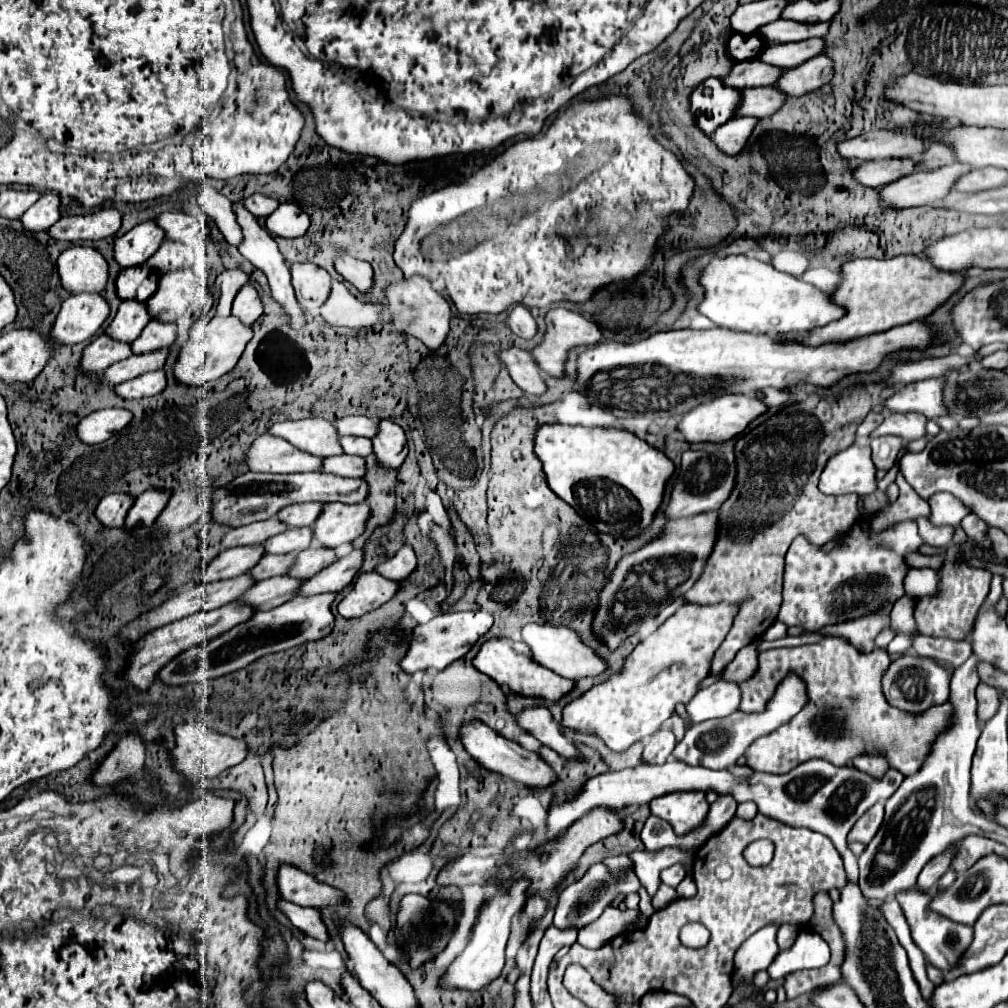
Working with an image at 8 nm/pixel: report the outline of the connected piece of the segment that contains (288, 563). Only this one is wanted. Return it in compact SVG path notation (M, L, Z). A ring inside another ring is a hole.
M265 555L251 571L247 571L255 581L263 581L275 575L285 575L295 563L295 555Z

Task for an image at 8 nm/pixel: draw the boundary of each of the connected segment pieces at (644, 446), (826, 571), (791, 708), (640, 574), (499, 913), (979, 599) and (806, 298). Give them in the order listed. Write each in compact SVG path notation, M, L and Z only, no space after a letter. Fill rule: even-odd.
M559 423L543 425L535 435L535 453L543 463L547 483L555 495L579 511L579 515L599 533L625 539L643 533L653 523L655 513L663 501L665 485L675 473L675 465L665 453L623 429L589 429L581 425L571 427Z
M861 517L857 523L847 531L843 537L835 541L835 547L831 551L825 551L819 545L813 545L805 535L795 537L787 551L785 559L785 587L783 587L783 605L779 611L779 621L787 627L797 625L805 631L819 631L825 625L837 625L843 621L859 619L865 615L871 615L883 607L883 603L895 603L899 597L905 595L903 579L907 577L909 565L905 561L907 553L919 551L923 545L923 539L919 535L919 527L915 519L907 519L901 523L895 523L883 531L871 529L871 517Z
M789 671L789 675L785 675L785 679L775 689L775 693L773 693L773 697L767 703L763 713L735 711L733 715L727 715L723 719L709 719L709 721L703 721L703 723L695 723L695 725L691 725L691 729L687 729L683 741L677 743L673 757L687 763L687 765L701 765L701 767L707 767L707 769L727 769L727 767L737 763L737 759L747 751L747 747L755 739L769 735L771 731L785 725L805 705L807 705L805 681L801 677L797 677L797 673Z
M707 511L689 519L669 521L659 539L623 557L599 593L599 609L593 621L595 635L601 637L609 649L615 649L625 637L633 635L643 621L655 617L663 607L673 603L671 599L689 591L701 577L717 535L719 511Z
M511 879L507 889L503 889L497 897L489 899L485 907L481 907L477 925L473 929L473 939L469 941L465 951L451 963L449 973L443 977L445 985L477 991L477 989L483 989L485 985L489 985L495 977L499 977L499 973L503 969L503 961L505 961L505 943L509 937L511 917L523 905L523 893L525 893L527 885L529 883L525 879Z
M969 541L965 545L947 545L945 549L945 565L939 569L941 573L941 595L937 597L923 597L917 601L915 607L915 621L921 635L929 637L949 637L949 639L967 639L971 627L975 623L977 611L989 593L991 573L987 569L971 569L967 567L965 559L973 557L971 547L975 543Z
M731 255L725 259L713 257L703 271L701 283L707 293L699 303L699 311L725 329L767 335L805 335L847 313L833 303L829 293L777 271L771 263L747 255Z

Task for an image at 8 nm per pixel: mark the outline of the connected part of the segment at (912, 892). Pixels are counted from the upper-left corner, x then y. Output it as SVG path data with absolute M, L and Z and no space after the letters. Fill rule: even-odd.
M911 887L907 891L899 891L897 893L897 901L903 909L903 915L911 927L911 937L915 941L915 945L923 951L923 955L941 971L949 971L951 967L955 967L959 963L959 959L963 957L963 953L967 951L971 939L973 939L973 929L969 925L963 923L955 923L935 911L929 909L931 903L931 895L925 891L919 891L917 887Z

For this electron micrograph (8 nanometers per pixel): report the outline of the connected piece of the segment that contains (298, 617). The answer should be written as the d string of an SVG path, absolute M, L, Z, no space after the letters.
M337 593L295 597L293 601L281 607L275 607L271 611L259 611L247 623L241 623L239 627L233 627L231 631L227 631L227 635L219 635L219 639L213 639L211 643L203 643L199 647L187 649L183 655L177 655L171 663L167 663L159 671L159 677L167 685L207 683L221 675L233 673L263 655L291 649L307 641L323 639L325 635L333 631L333 625L335 625L335 617L331 613L331 603L335 601L335 597Z

